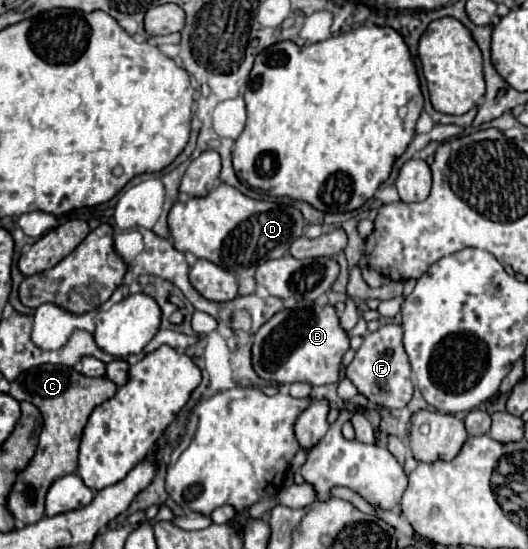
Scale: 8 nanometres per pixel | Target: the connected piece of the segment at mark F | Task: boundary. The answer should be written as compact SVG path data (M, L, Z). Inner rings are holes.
M382 325L378 331L368 333L356 351L354 361L346 367L346 377L356 385L356 389L372 403L402 409L412 399L412 369L408 355L402 347L402 327L400 325Z

